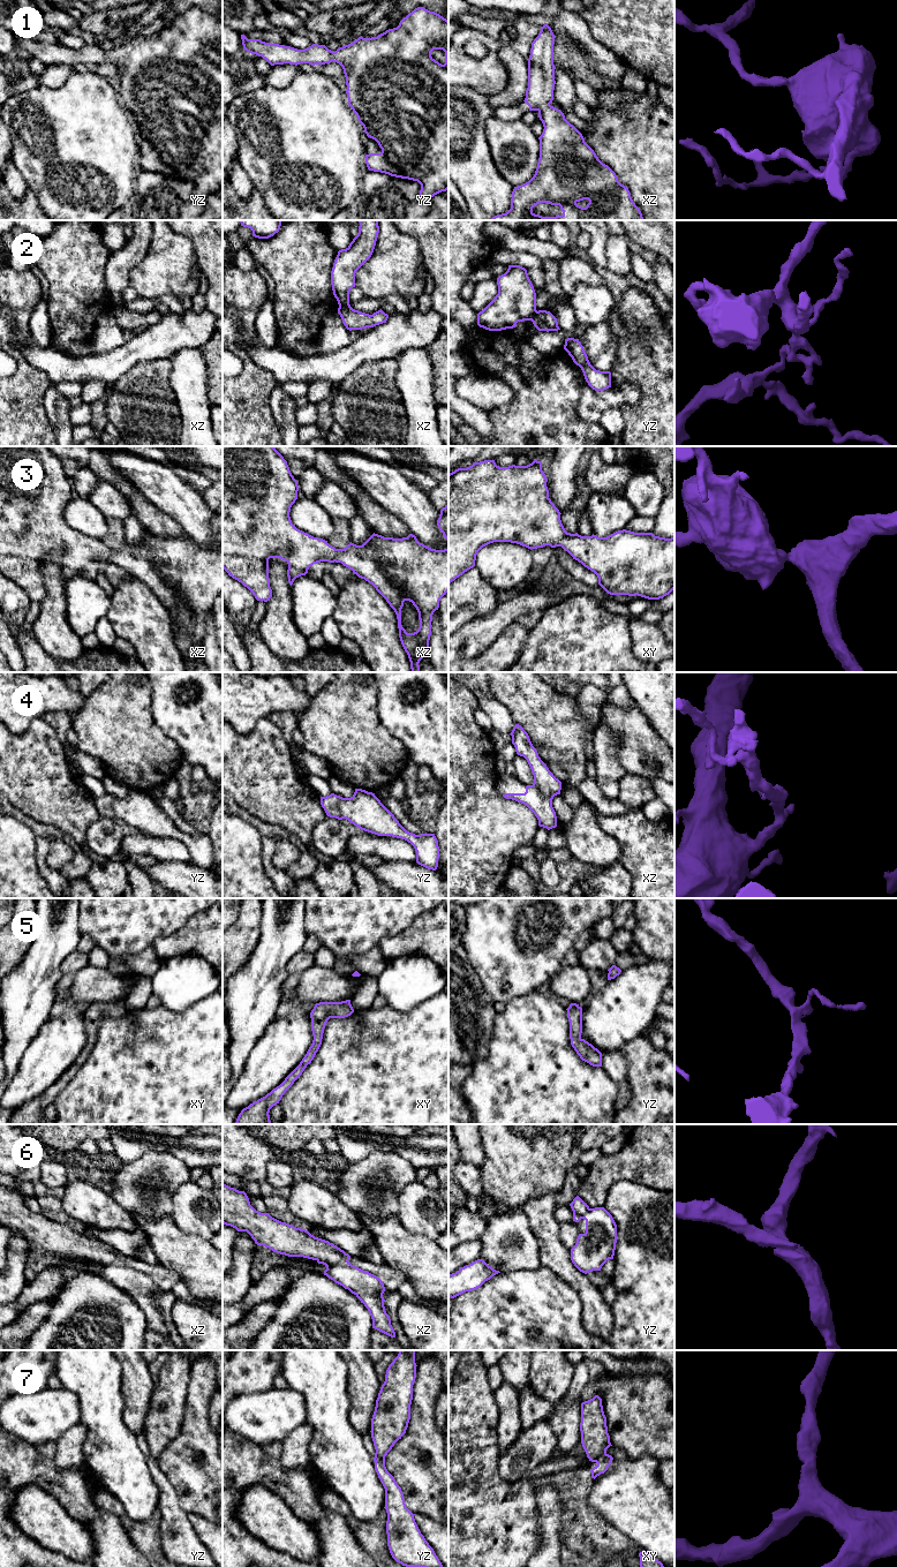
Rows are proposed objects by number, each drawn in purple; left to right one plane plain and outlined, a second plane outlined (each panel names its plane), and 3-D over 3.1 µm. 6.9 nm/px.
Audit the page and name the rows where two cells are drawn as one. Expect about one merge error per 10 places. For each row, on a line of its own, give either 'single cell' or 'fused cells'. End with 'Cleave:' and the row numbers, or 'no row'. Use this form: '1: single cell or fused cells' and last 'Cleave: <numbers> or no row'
1: single cell
2: fused cells
3: single cell
4: single cell
5: single cell
6: single cell
7: single cell
Cleave: 2

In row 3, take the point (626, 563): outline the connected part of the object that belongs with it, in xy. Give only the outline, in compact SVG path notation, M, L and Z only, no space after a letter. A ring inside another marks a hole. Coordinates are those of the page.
M495 460L474 462L448 474L448 583L475 566L477 552L493 542L517 543L528 549L561 547L594 572L610 595L659 600L674 589L674 537L618 530L606 537L567 533L560 512L549 498L542 462L499 467Z

